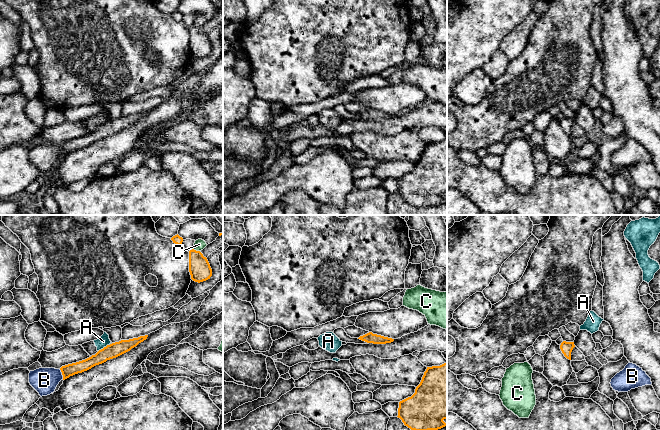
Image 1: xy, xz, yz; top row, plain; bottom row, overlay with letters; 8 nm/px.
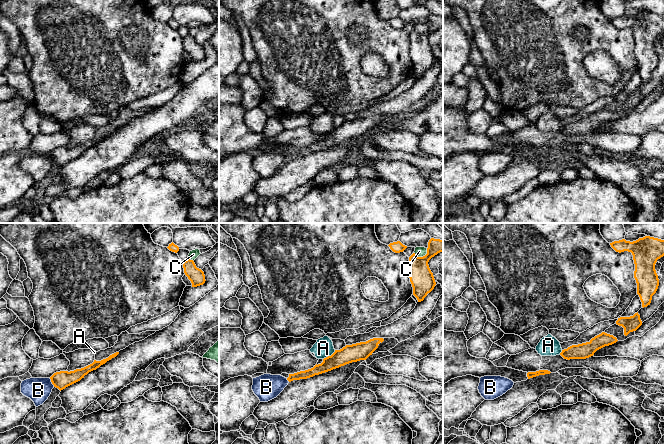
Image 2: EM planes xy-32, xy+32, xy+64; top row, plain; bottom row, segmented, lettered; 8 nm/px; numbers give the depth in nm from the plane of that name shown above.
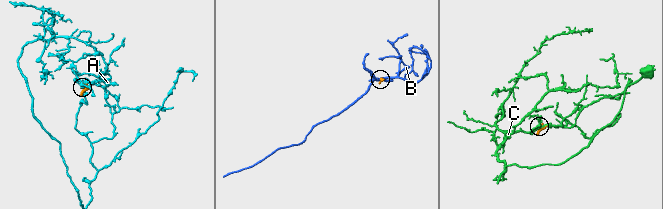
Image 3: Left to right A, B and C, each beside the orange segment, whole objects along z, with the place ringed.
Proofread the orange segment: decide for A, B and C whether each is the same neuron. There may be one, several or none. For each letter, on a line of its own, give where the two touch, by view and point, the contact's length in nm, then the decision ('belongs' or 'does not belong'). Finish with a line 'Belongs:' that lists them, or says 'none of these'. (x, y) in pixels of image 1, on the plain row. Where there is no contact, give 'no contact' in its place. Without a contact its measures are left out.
A: meets orange in xy at (104, 123); contact 110 nm long; does not belong
B: meets orange in xy at (62, 150); contact 90 nm long; does not belong
C: meets orange in xy at (195, 26); contact 60 nm long; does not belong
Belongs: none of these

